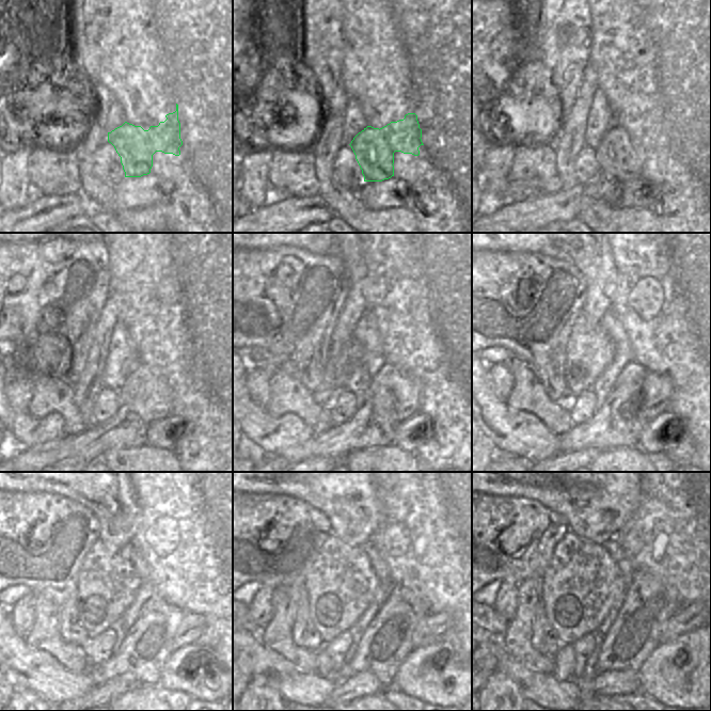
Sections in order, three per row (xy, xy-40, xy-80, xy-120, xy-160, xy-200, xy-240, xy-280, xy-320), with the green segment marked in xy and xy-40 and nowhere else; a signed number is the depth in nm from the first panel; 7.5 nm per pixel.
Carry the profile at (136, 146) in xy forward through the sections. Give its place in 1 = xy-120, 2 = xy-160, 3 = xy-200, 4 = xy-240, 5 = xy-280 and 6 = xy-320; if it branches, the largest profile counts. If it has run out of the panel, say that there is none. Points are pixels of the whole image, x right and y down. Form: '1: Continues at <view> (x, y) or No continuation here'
1: Continues at xy-120 (147, 391)
2: Continues at xy-160 (400, 379)
3: Continues at xy-200 (657, 388)
4: Continues at xy-240 (192, 622)
5: Continues at xy-280 (440, 620)
6: Continues at xy-320 (686, 620)

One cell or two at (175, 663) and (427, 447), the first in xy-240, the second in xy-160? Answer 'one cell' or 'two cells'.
two cells

